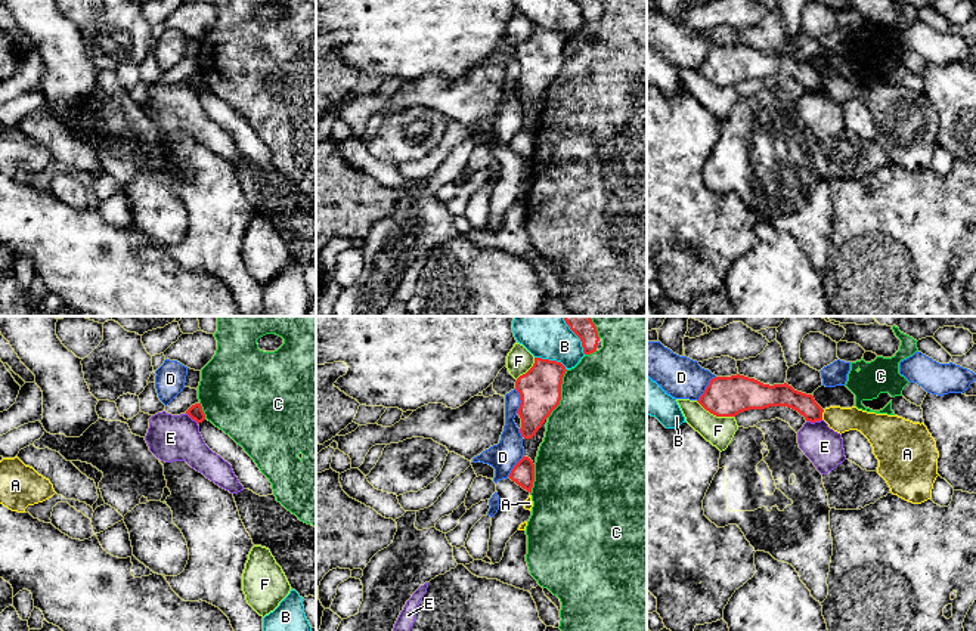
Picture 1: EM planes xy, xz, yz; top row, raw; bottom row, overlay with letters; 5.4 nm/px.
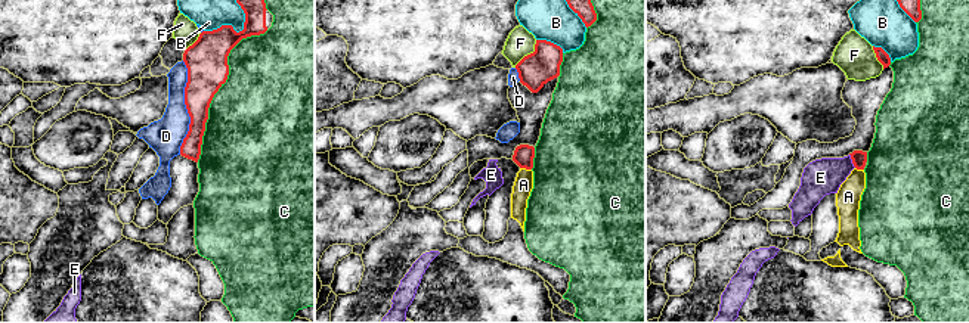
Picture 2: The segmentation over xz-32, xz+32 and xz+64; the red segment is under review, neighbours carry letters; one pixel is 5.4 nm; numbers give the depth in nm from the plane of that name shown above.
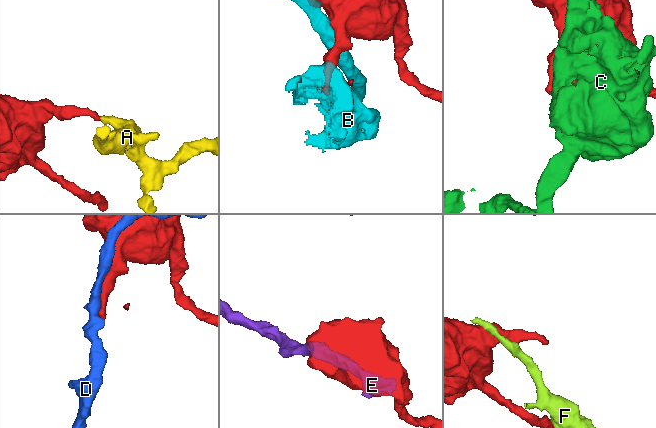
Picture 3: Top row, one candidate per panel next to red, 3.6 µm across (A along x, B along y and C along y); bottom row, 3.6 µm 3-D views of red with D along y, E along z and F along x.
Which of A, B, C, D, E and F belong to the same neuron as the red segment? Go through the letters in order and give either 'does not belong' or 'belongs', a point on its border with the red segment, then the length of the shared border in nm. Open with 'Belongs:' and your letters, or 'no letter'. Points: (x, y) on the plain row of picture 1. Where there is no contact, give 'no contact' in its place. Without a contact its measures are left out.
Belongs: no letter
A: does not belong; meets red in yz at (821, 83); contact 60 nm long
B: does not belong; meets red in xz at (551, 30); contact 190 nm long
C: does not belong; meets red in xz at (560, 62); contact 280 nm long
D: does not belong; meets red in yz at (706, 58); contact 170 nm long
E: does not belong; meets red in yz at (814, 90); contact 90 nm long
F: does not belong; meets red in yz at (715, 83); contact 220 nm long

